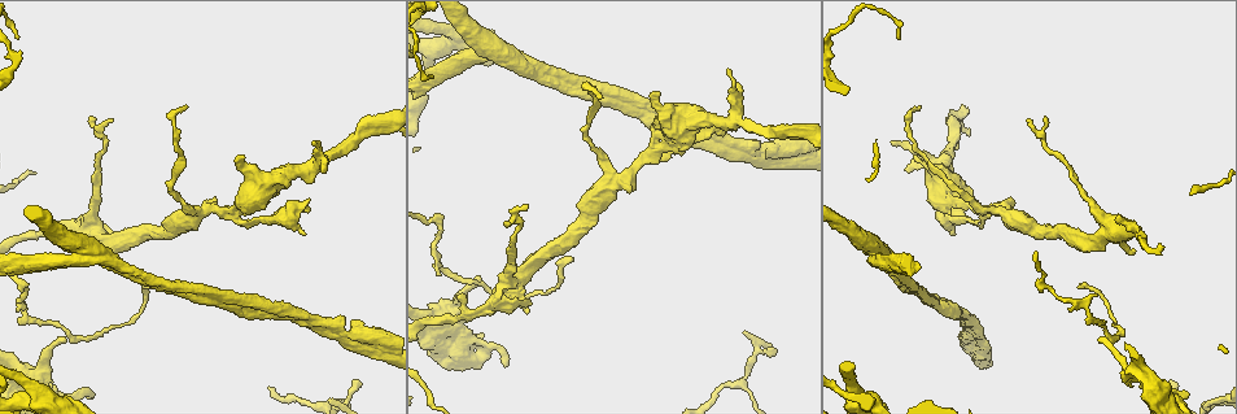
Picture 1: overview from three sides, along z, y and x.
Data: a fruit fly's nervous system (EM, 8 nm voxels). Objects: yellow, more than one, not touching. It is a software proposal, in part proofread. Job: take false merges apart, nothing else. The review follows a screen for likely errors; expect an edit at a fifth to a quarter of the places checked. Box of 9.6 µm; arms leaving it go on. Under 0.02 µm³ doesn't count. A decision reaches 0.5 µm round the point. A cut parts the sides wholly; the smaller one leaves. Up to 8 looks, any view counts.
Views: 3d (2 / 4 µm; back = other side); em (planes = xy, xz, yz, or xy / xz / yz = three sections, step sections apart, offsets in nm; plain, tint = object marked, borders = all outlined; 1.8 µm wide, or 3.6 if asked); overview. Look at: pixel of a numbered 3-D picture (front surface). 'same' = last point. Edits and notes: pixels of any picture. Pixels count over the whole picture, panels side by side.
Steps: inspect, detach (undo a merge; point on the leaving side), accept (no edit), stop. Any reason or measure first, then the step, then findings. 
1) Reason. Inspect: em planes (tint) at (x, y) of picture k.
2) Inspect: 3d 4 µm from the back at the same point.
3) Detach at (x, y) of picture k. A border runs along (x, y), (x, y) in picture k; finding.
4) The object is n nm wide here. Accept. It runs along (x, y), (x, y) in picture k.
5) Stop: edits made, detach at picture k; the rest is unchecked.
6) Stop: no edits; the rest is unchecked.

Three arms meet. Inspect: em yz step 4 (tint) at (36, 392) of picture 1.

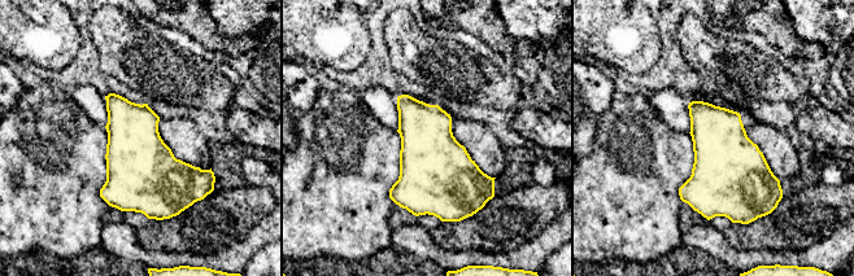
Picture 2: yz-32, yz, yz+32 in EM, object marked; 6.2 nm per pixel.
Cut it another way. Inspect: em planes (tint) at the same point.

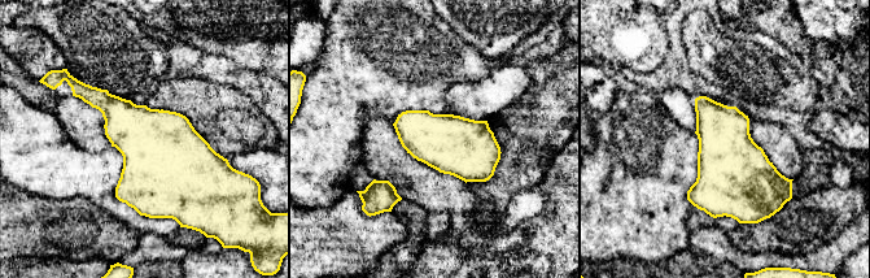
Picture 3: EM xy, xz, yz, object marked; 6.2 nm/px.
Accept. All the same neuron.

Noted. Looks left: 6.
Two arms in line, one across. Inspect: 3d 4 µm at (98, 232) of picture 1.

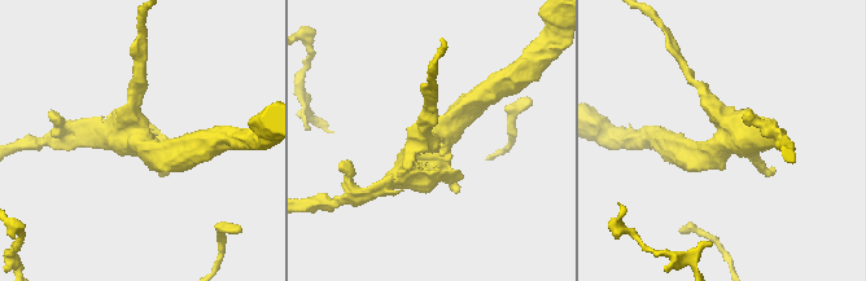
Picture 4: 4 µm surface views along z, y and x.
Inspect: em planes (tint) at (428, 145) of picture 4.

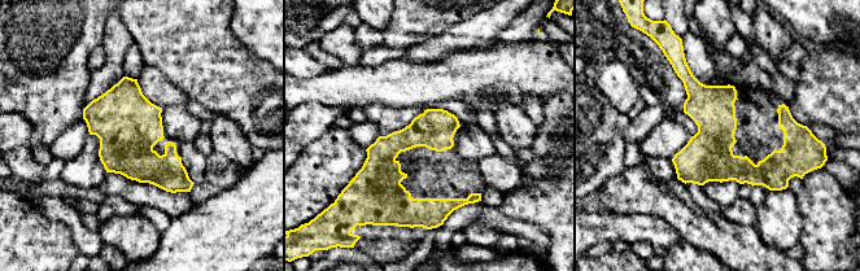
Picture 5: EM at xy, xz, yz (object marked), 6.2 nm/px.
Accept. It runs along (679, 70), (740, 169), (769, 169), (798, 129) in picture 5; one neuron here.

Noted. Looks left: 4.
Side arm on a straight run. Inspect: 3d 4 µm at (480, 284) of picture 1.

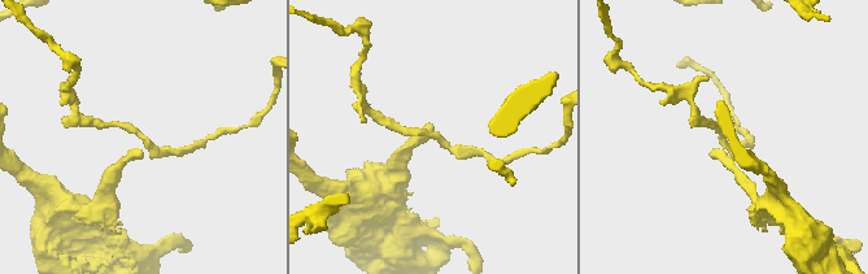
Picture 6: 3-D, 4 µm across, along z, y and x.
3 arms meet here. Inspect: em planes (tint) at (434, 134) of picture 6.

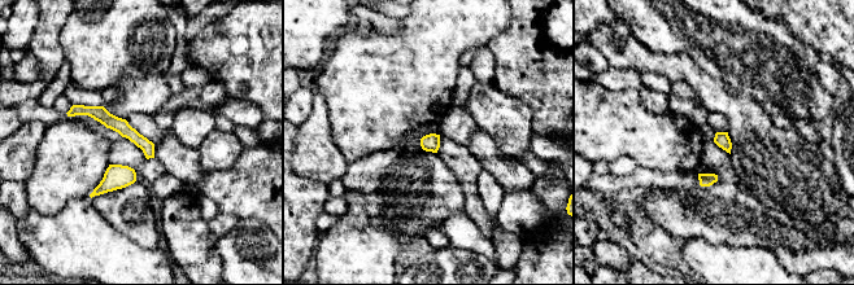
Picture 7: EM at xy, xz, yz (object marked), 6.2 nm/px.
Detach at (99, 113) of picture 7. A border runs along (77, 105), (79, 108), (78, 114) in picture 7; a second neuron is stuck on.

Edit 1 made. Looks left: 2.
Sharp bend. Inspect: em planes (tint) at (645, 156) of picture 1.

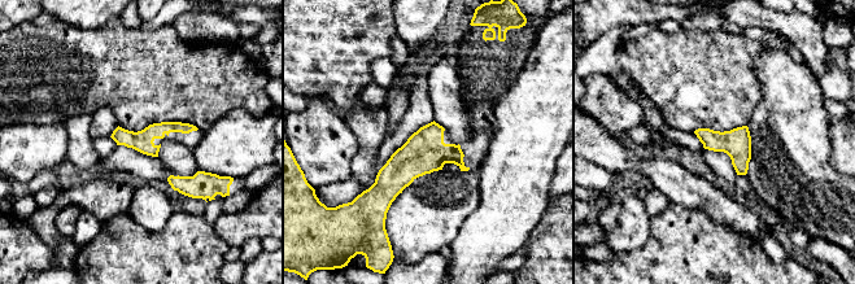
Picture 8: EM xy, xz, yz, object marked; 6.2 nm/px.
The object is 160 nm wide here. Accept. It runs along (190, 127), (116, 136) in picture 8; continuous, no second neuron.

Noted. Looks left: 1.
Stop: edits made, detach at picture 7; the rest is unchecked.

